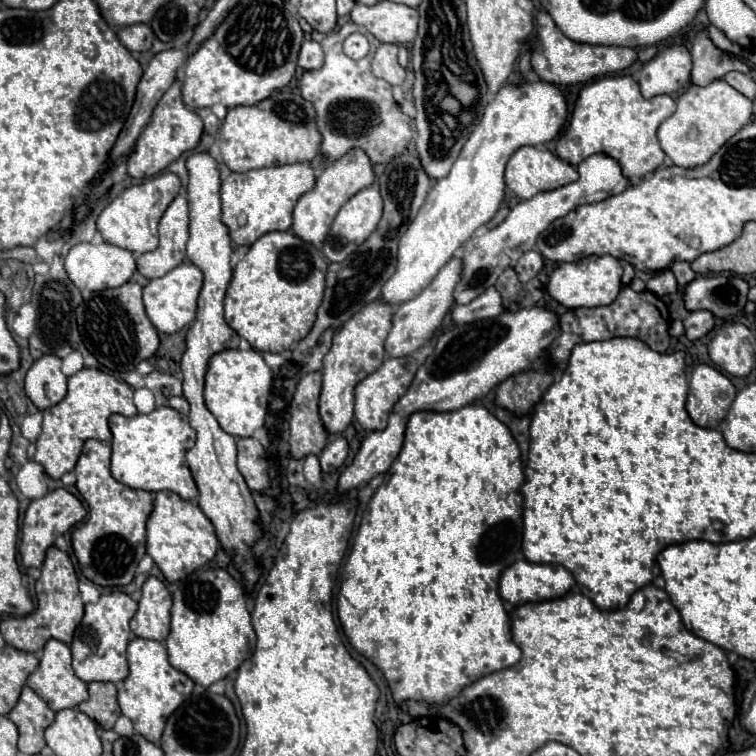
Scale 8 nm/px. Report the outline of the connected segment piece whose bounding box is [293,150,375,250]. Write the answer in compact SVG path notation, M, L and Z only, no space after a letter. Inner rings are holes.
M351 150L347 152L341 160L331 162L325 166L323 174L319 176L317 184L313 190L309 190L307 194L303 194L293 210L293 232L295 236L299 236L301 240L307 240L309 244L315 244L315 248L323 248L323 240L331 228L333 218L337 216L339 208L359 190L371 186L375 180L373 174L373 166L369 156L363 150Z

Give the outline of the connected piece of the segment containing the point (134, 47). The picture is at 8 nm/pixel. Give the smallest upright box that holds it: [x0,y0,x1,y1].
[117,24,155,52]

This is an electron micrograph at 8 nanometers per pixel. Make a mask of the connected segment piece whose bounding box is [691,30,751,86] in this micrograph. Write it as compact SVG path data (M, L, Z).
M699 30L693 44L691 44L691 56L693 56L693 70L691 70L691 82L697 86L705 86L717 78L723 78L731 70L739 70L743 74L751 72L751 66L743 60L731 56L729 52L719 50L707 30Z

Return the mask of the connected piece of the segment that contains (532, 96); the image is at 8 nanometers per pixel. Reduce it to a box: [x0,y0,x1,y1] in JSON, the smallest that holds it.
[381,82,567,304]

